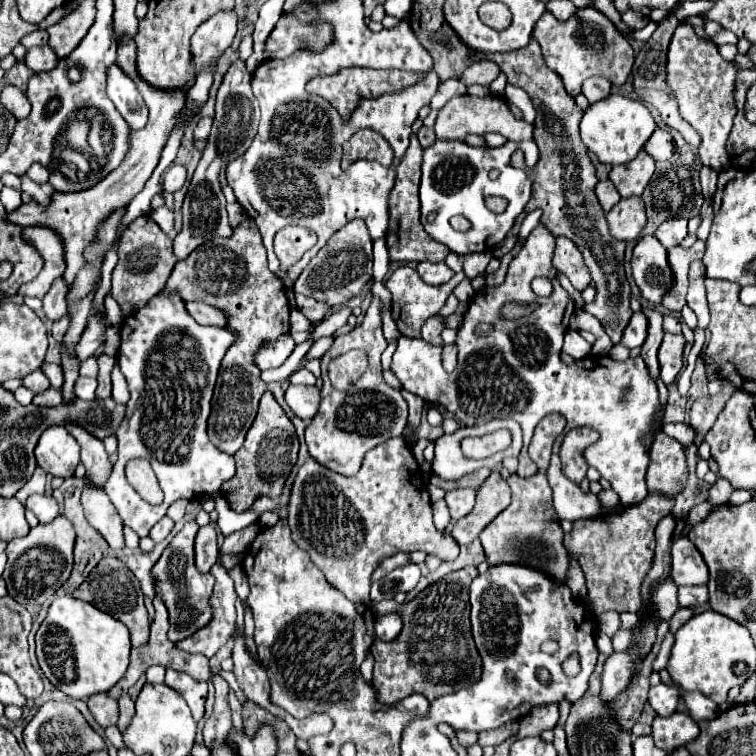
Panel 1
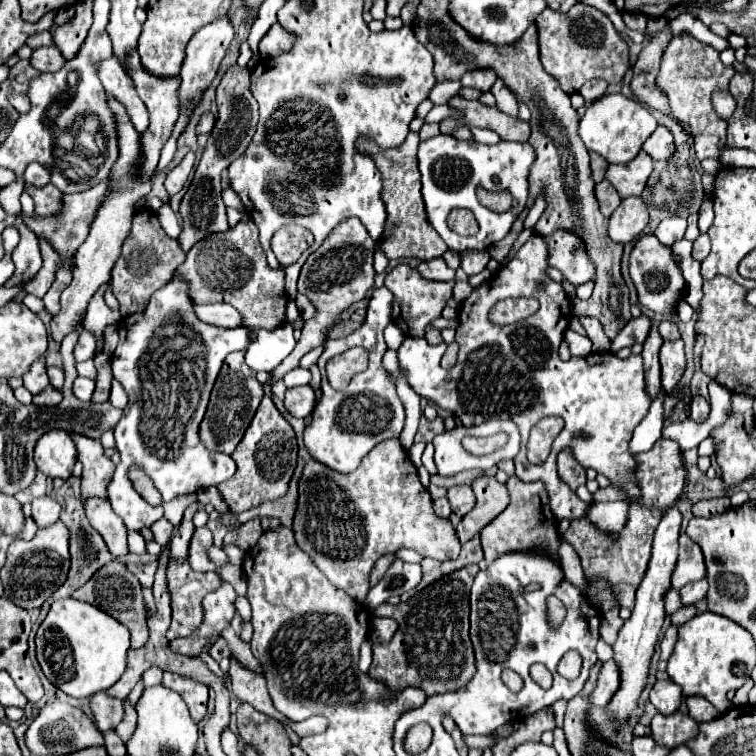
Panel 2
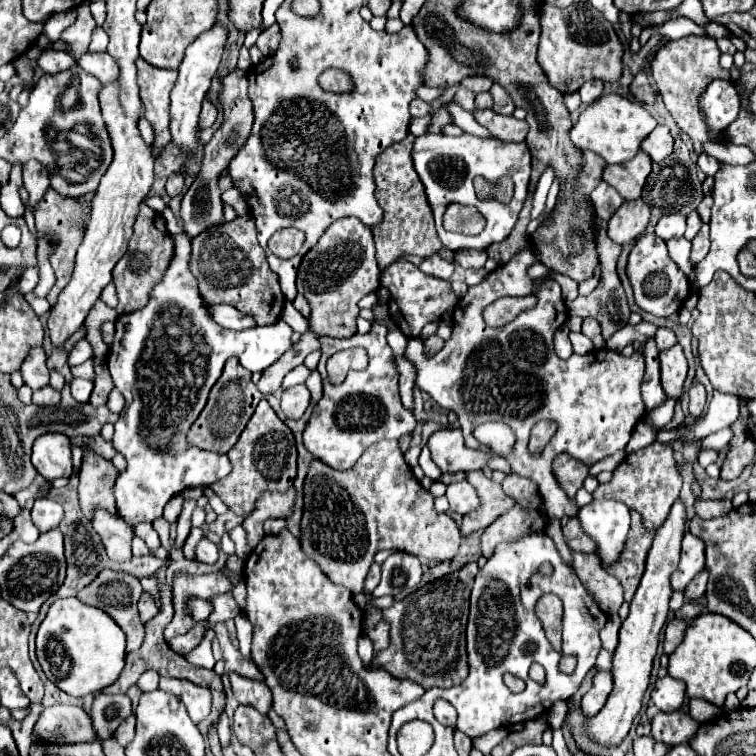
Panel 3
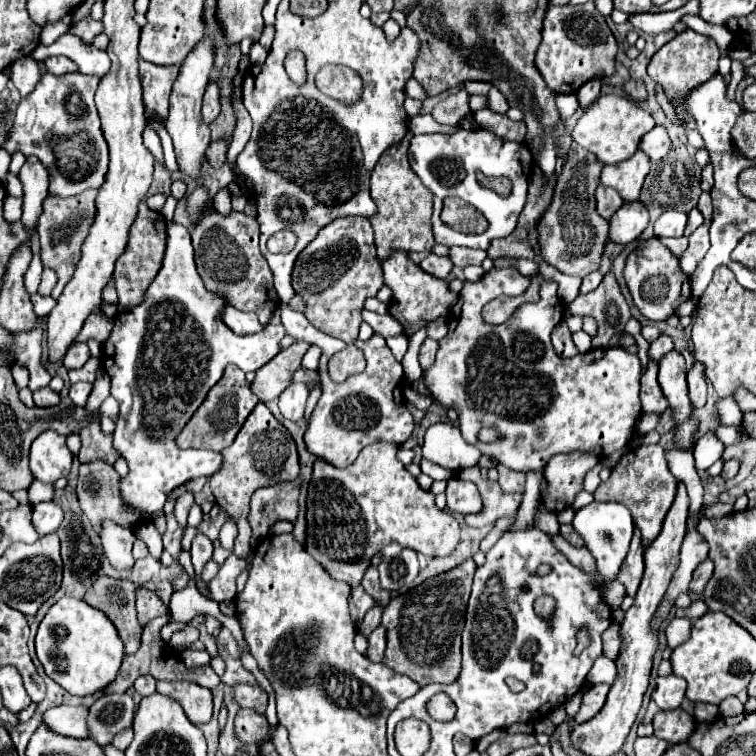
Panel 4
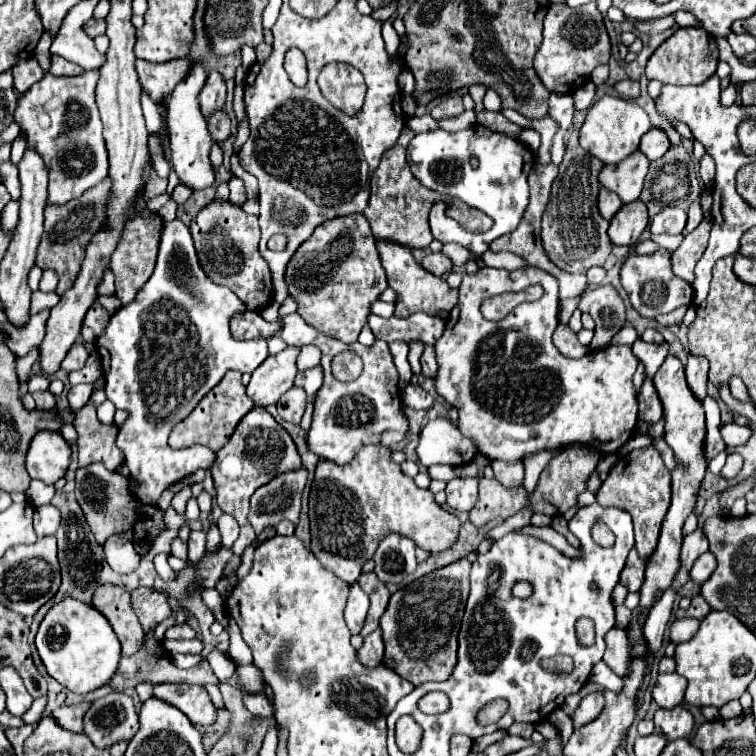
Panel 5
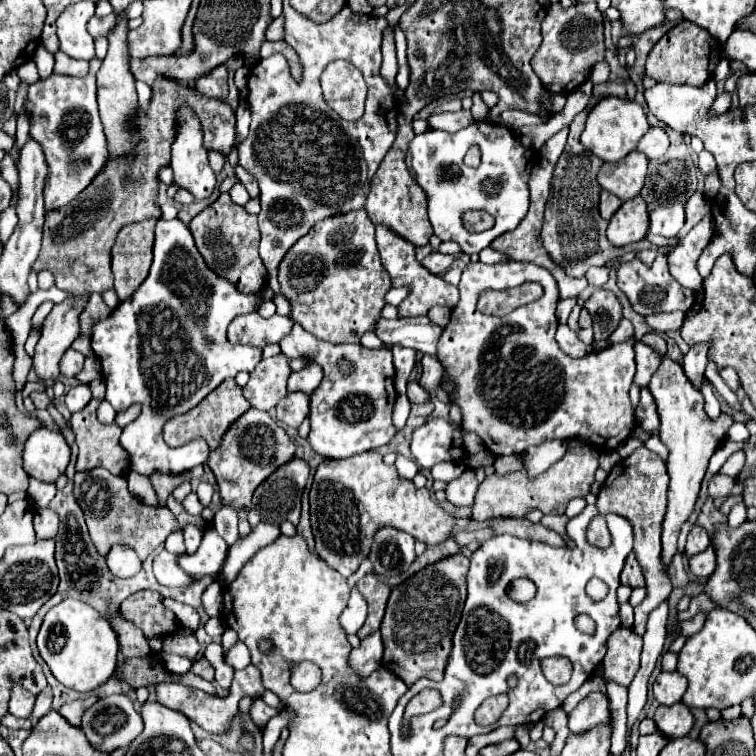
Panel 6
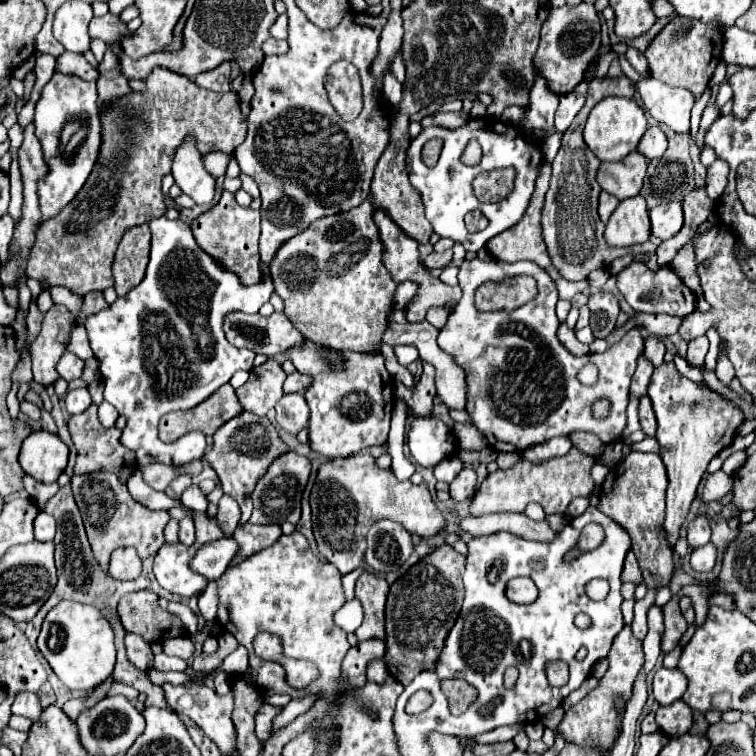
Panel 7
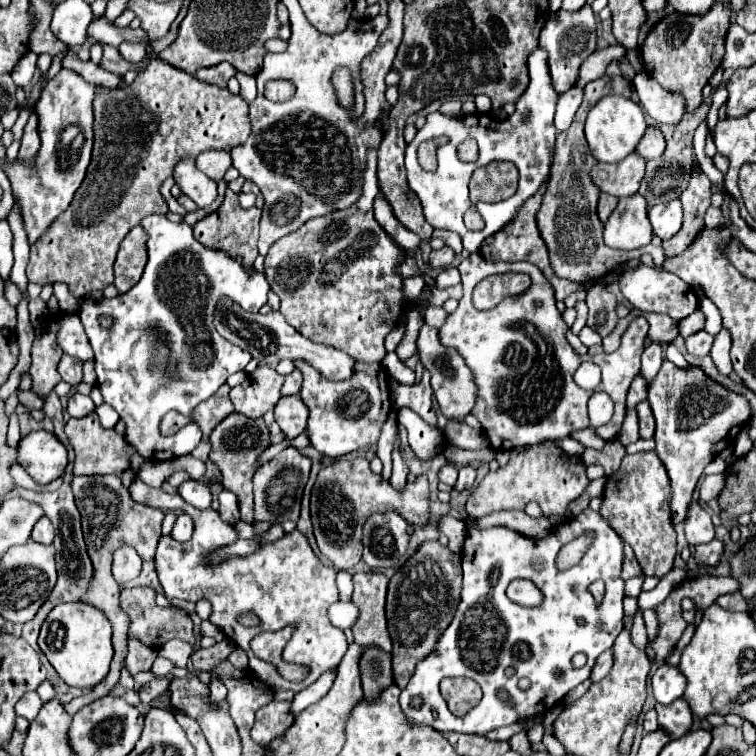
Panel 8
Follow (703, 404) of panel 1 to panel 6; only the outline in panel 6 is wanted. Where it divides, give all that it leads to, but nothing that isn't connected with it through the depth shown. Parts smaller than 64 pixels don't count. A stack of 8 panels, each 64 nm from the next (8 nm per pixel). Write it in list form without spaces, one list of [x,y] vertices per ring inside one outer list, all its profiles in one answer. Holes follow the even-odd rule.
[[[696,344],[690,348],[690,352],[684,356],[684,362],[682,362],[688,380],[694,384],[696,390],[702,390],[702,380],[706,378],[704,376],[706,364],[708,364],[706,352],[708,352],[708,348],[704,344]]]

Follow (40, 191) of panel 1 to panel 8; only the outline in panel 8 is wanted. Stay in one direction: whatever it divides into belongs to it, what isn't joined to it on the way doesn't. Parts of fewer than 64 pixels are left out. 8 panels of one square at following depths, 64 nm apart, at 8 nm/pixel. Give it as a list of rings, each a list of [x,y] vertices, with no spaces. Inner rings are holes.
[[[158,58],[150,60],[146,72],[138,74],[134,84],[122,86],[116,90],[98,92],[94,98],[94,152],[88,174],[74,194],[68,210],[58,216],[46,234],[30,248],[28,262],[28,280],[44,284],[64,282],[74,296],[84,296],[92,290],[104,290],[114,282],[112,264],[116,260],[118,244],[128,234],[130,228],[138,226],[144,216],[166,214],[168,206],[160,194],[160,184],[172,176],[174,166],[184,156],[198,156],[204,150],[226,150],[246,142],[250,136],[250,118],[248,104],[240,94],[232,94],[212,84],[204,84],[194,76],[160,62]]]

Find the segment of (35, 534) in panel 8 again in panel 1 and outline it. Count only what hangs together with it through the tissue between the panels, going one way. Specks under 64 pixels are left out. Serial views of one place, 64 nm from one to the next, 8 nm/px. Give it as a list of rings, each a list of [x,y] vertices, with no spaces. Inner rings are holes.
[[[32,494],[32,496],[28,496],[26,508],[30,508],[38,516],[40,524],[52,522],[58,516],[58,502],[48,494]]]

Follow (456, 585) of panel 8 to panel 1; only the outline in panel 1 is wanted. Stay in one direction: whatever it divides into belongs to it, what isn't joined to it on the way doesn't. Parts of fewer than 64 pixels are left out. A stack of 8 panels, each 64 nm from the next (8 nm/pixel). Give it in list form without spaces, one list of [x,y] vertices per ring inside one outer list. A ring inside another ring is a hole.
[[[466,566],[430,584],[406,604],[398,604],[394,600],[372,604],[374,614],[388,614],[398,610],[404,620],[404,628],[396,640],[374,642],[372,646],[372,686],[376,690],[378,702],[392,706],[410,694],[422,694],[432,702],[434,698],[458,692],[474,684],[482,676],[482,658],[470,630],[468,602],[468,588],[476,576],[478,570],[474,566]]]

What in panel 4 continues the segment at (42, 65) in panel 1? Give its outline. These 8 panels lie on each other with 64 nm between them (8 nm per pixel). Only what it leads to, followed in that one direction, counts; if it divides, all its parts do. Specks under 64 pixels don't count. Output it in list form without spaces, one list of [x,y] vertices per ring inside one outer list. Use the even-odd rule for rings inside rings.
[[[62,56],[46,58],[44,60],[44,68],[46,68],[46,72],[50,72],[54,76],[60,76],[60,74],[66,74],[66,72],[76,72],[78,70],[78,66],[74,66],[74,62],[70,62],[70,58],[62,58]]]

